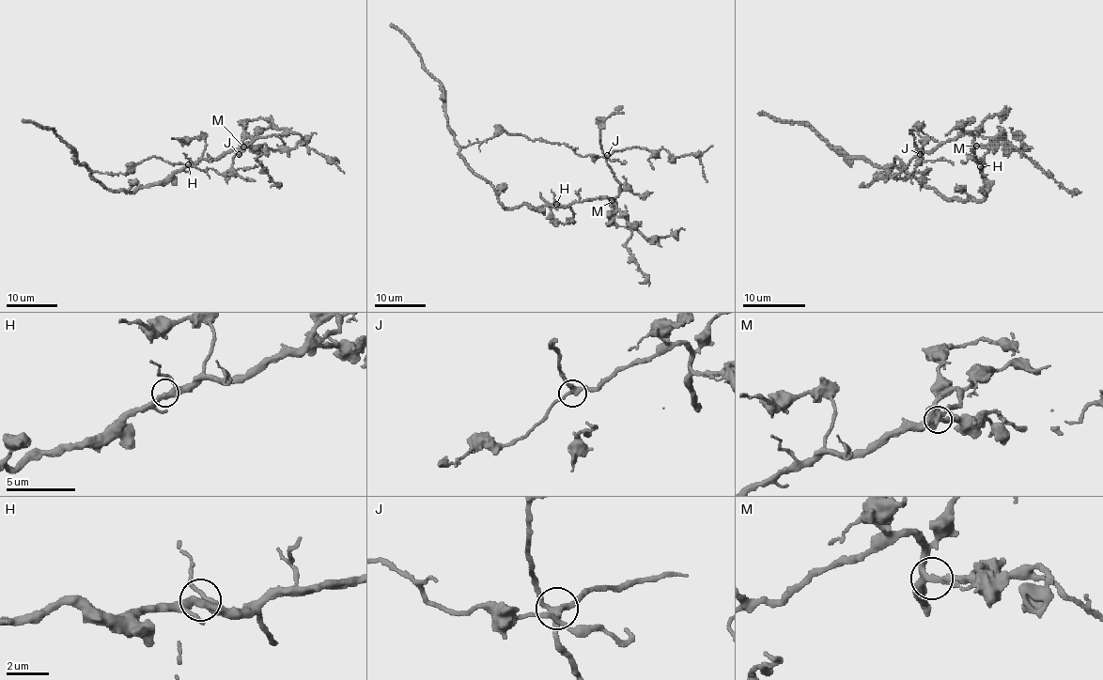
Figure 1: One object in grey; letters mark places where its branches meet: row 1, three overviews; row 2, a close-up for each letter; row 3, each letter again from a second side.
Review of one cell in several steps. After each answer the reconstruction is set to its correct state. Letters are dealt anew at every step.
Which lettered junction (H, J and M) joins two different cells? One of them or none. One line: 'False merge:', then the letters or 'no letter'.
False merge: no letter

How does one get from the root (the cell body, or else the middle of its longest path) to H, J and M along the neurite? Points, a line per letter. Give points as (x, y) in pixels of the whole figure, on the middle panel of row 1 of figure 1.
H: (525, 205), (542, 208), (556, 204)
J: (525, 205), (567, 206), (596, 198), (614, 198), (618, 194), (619, 183), (607, 162), (607, 155)
M: (525, 205), (542, 208), (567, 206), (596, 198), (612, 201)

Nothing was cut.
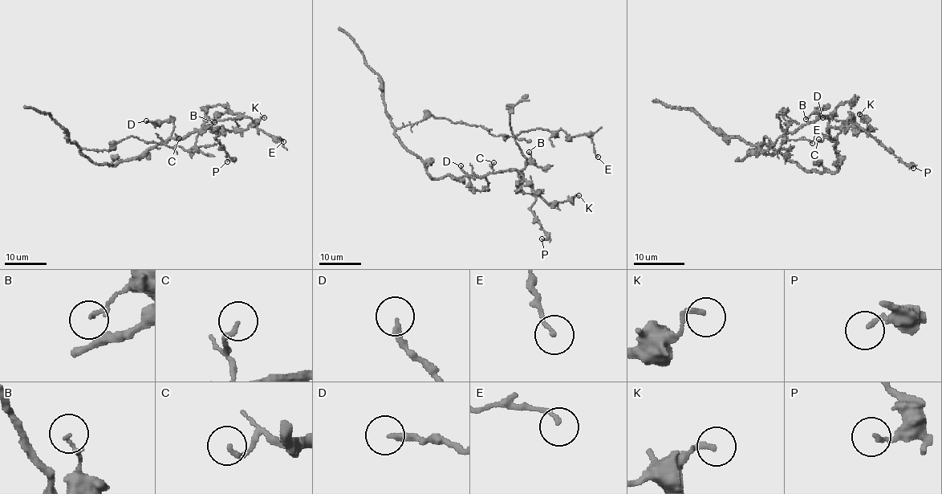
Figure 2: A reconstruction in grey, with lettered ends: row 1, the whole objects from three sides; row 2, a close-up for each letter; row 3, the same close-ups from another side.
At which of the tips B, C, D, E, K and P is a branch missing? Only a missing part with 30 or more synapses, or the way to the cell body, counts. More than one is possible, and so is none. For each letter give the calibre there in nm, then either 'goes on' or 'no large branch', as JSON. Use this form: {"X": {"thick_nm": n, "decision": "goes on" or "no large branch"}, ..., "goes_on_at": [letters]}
{"B": {"thick_nm": 120, "decision": "no large branch"}, "C": {"thick_nm": 160, "decision": "no large branch"}, "D": {"thick_nm": 240, "decision": "no large branch"}, "E": {"thick_nm": 130, "decision": "no large branch"}, "K": {"thick_nm": 200, "decision": "no large branch"}, "P": {"thick_nm": 160, "decision": "no large branch"}, "goes_on_at": []}

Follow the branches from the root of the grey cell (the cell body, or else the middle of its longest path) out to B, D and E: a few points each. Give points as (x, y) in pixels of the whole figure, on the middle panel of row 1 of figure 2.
B: (449, 176), (482, 177), (506, 170), (521, 170), (530, 160), (529, 152)
D: (449, 176), (485, 177), (489, 183), (486, 188), (480, 191), (474, 190), (470, 186), (470, 177), (460, 165)
E: (449, 176), (521, 170), (525, 158), (515, 137), (532, 128), (563, 130), (570, 137), (585, 134), (598, 157)

